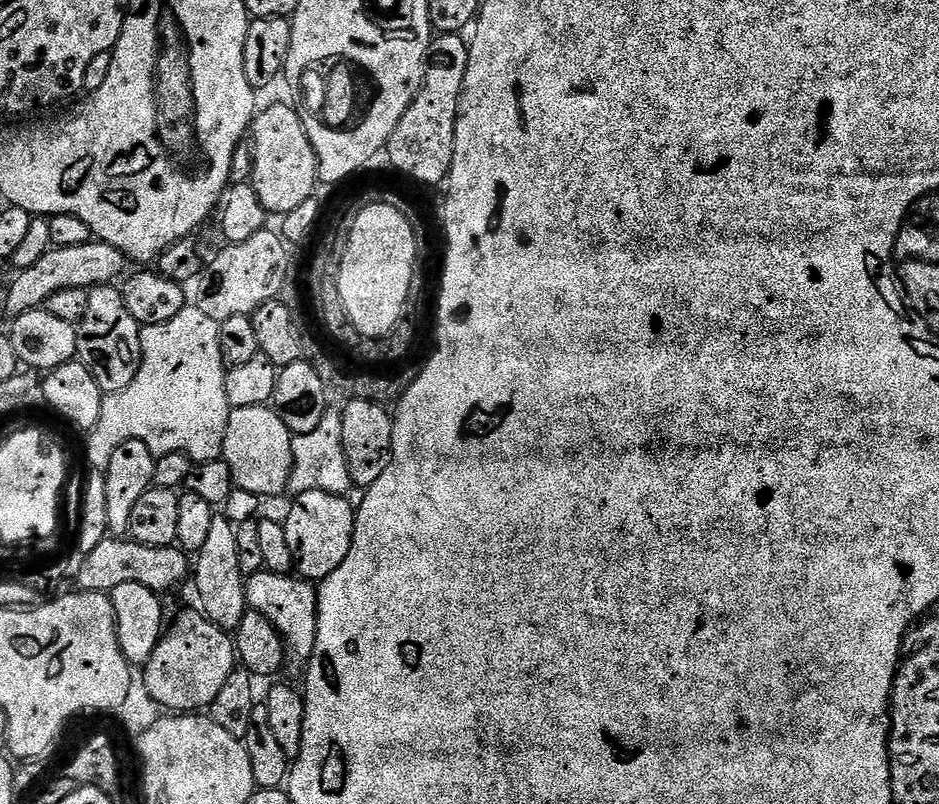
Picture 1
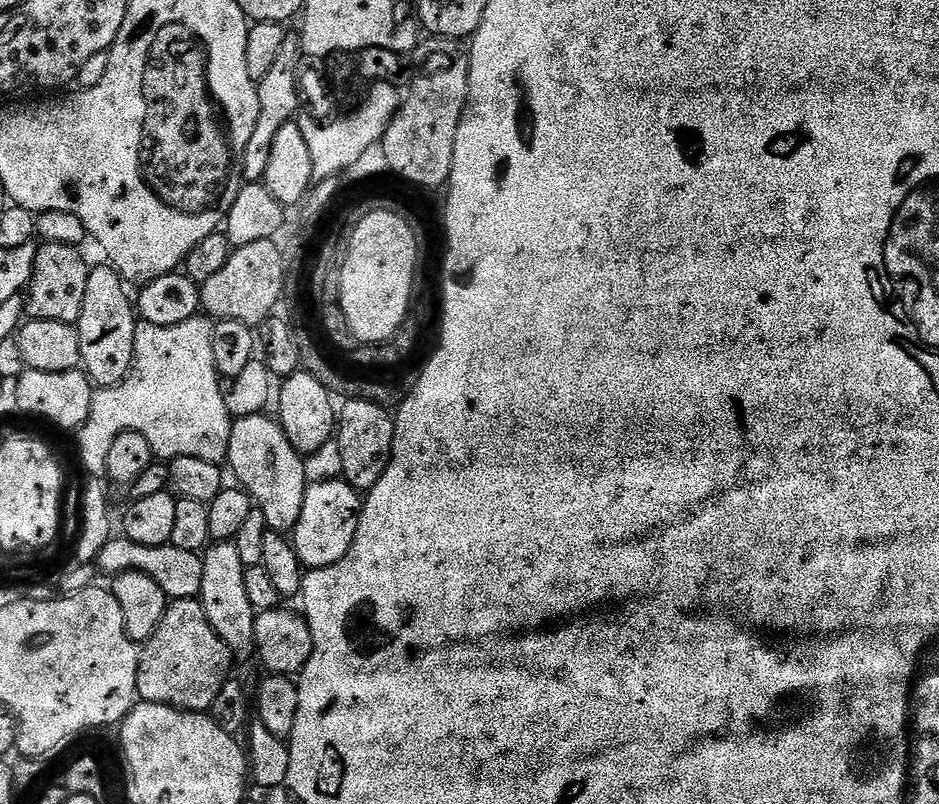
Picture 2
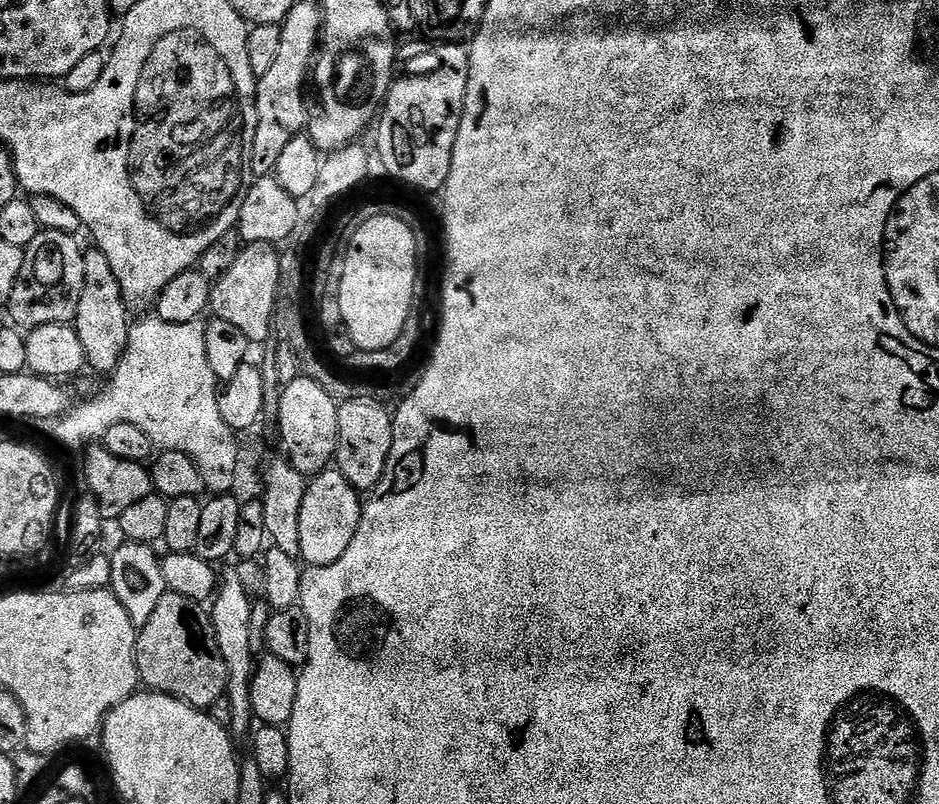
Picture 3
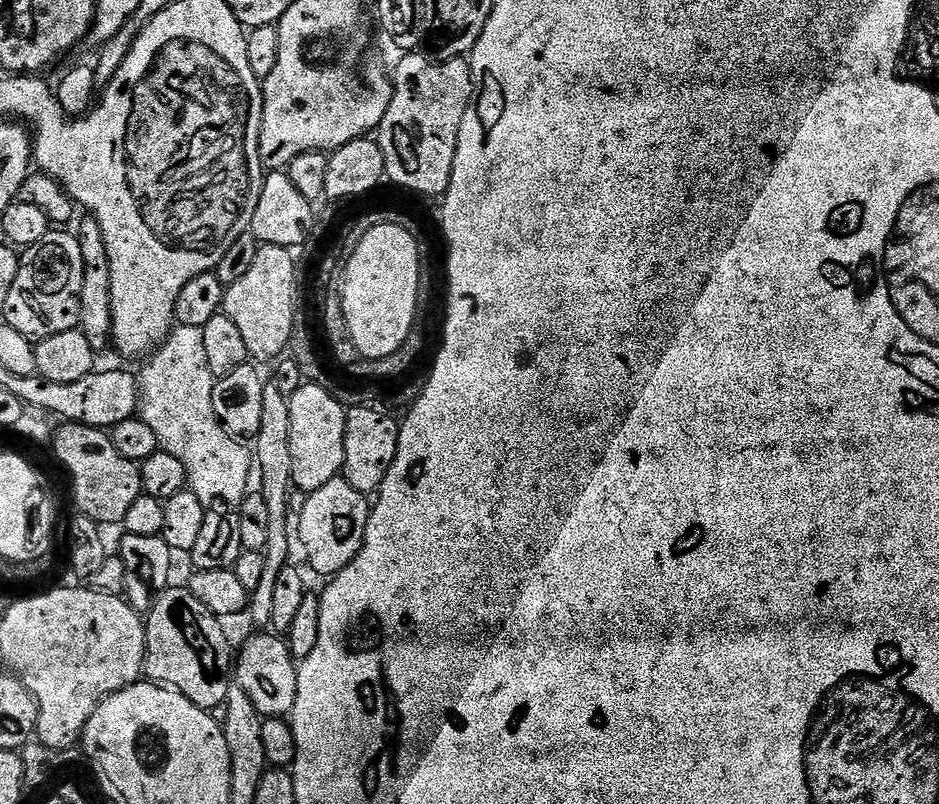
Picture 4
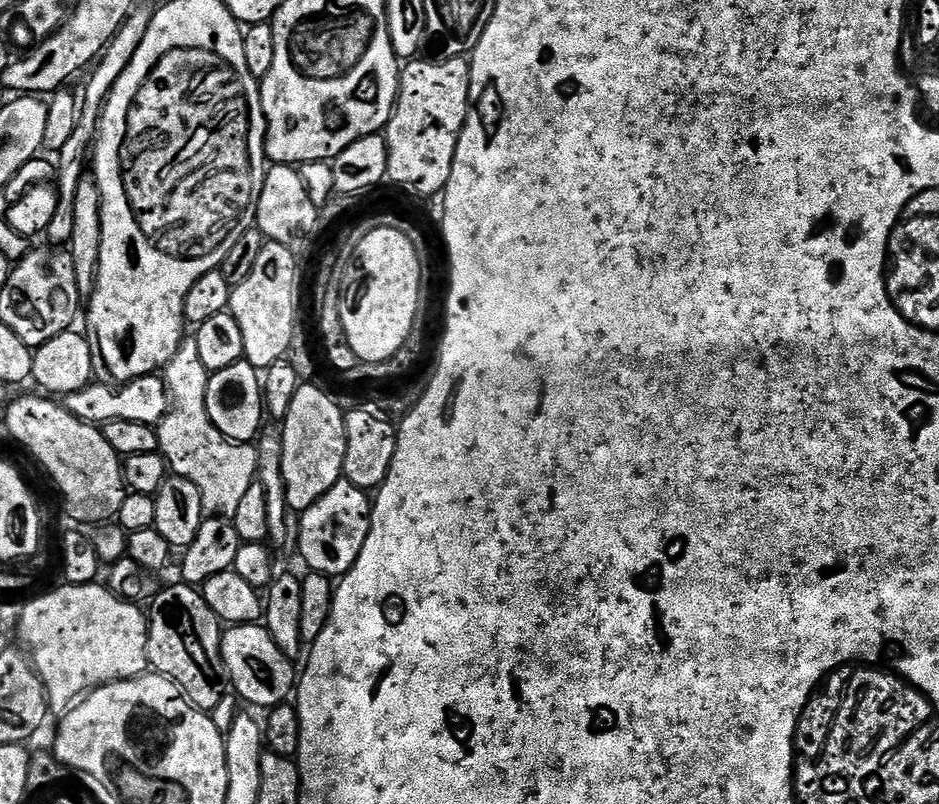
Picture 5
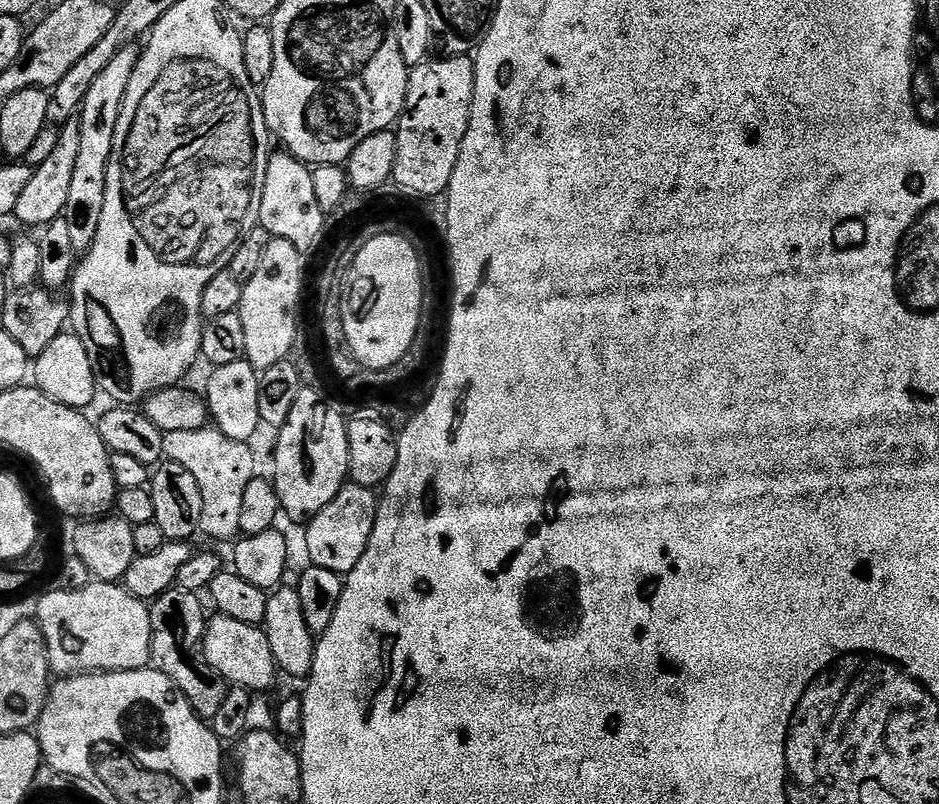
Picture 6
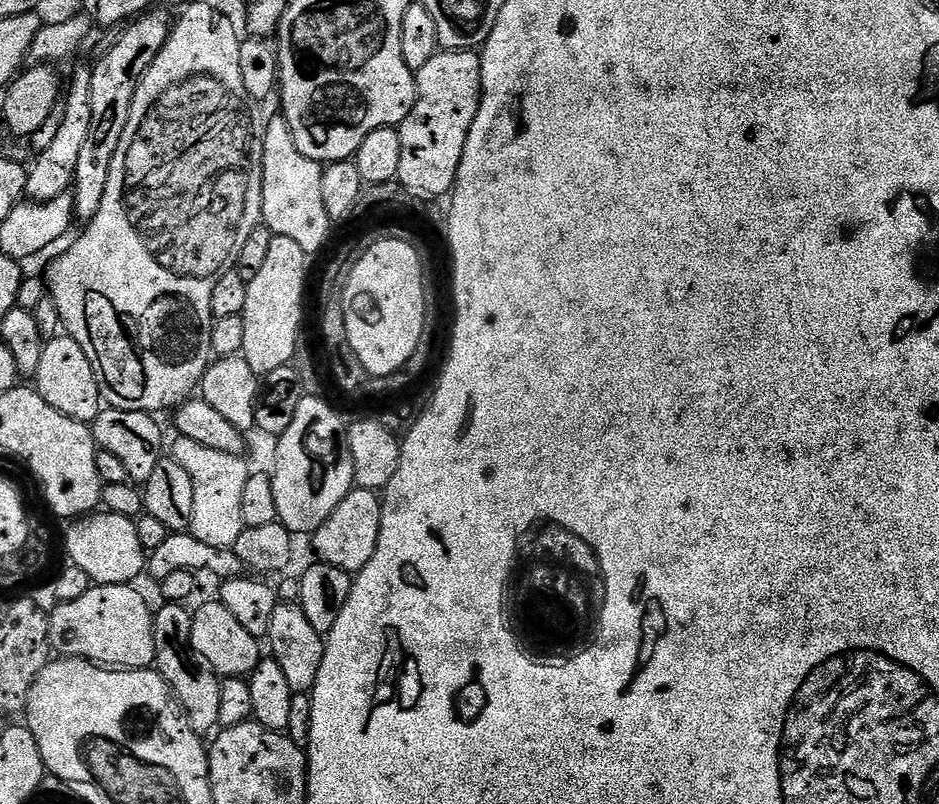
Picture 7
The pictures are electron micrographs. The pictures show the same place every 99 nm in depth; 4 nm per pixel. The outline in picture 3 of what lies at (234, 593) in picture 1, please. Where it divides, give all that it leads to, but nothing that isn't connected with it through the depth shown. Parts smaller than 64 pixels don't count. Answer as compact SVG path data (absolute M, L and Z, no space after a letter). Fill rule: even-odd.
M235 574L219 581L216 595L210 604L212 629L218 642L218 650L228 667L228 690L226 699L232 707L231 731L237 737L248 732L248 723L253 723L252 714L252 673L254 671L254 655L252 656L252 604L253 597L246 594L242 582L238 582ZM212 607L212 608L211 608ZM236 732L237 733L236 733Z

